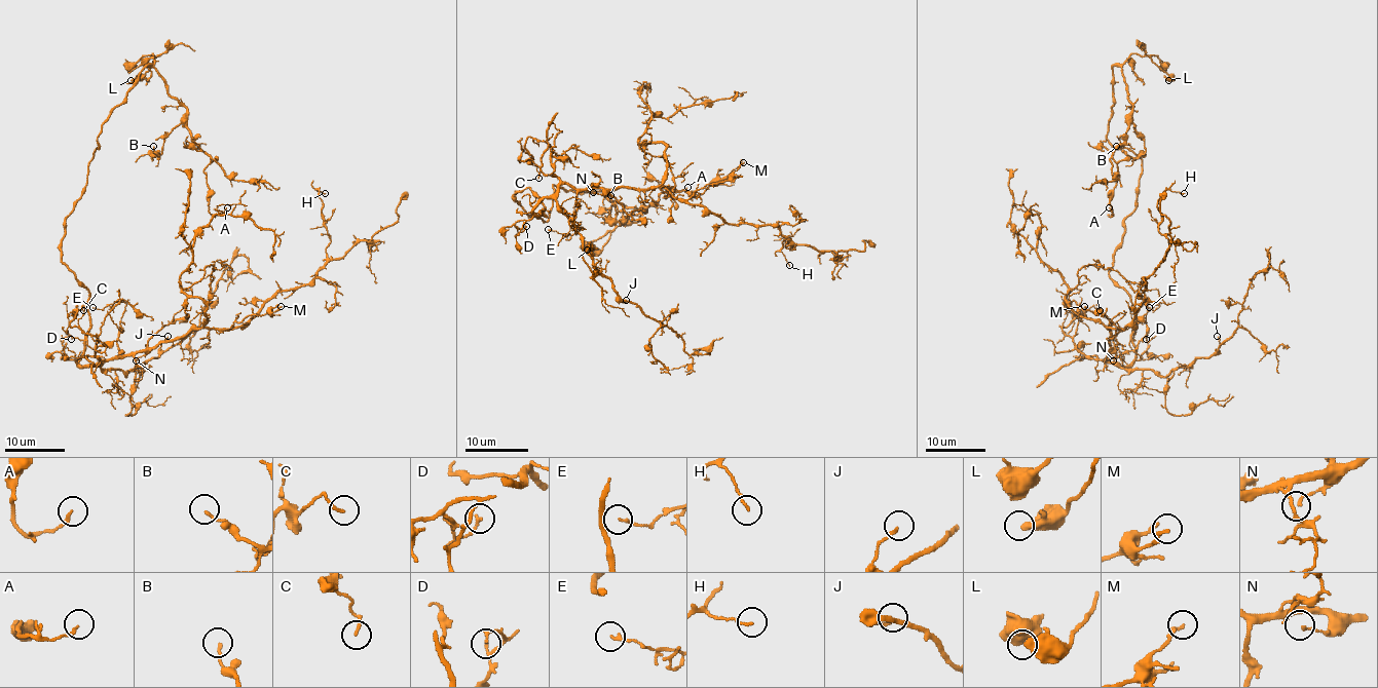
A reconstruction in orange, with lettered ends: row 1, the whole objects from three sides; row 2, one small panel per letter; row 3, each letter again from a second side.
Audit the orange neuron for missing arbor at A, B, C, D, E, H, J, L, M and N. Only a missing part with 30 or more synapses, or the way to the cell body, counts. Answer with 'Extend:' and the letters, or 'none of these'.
Extend: none of these

